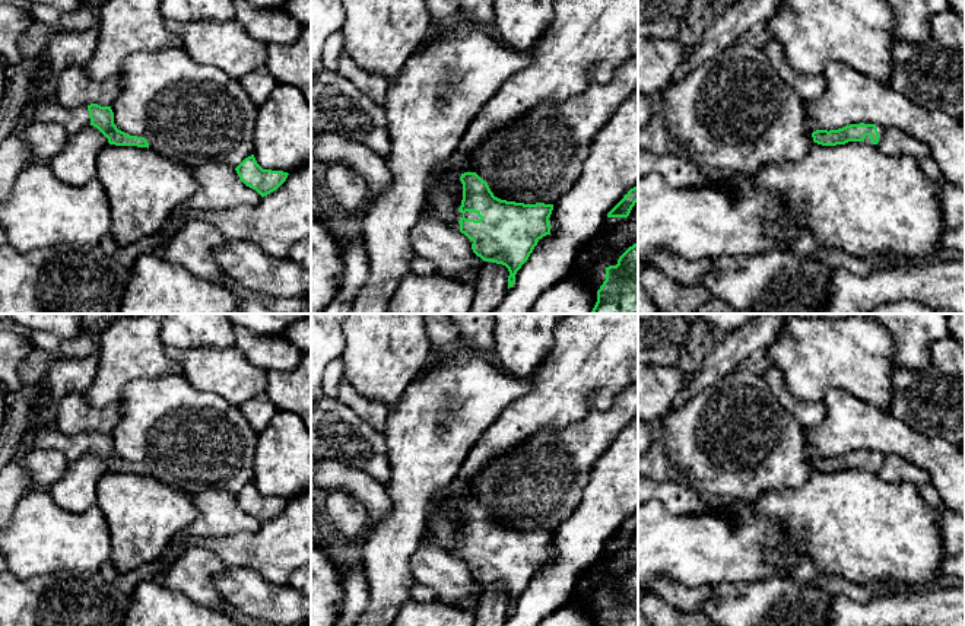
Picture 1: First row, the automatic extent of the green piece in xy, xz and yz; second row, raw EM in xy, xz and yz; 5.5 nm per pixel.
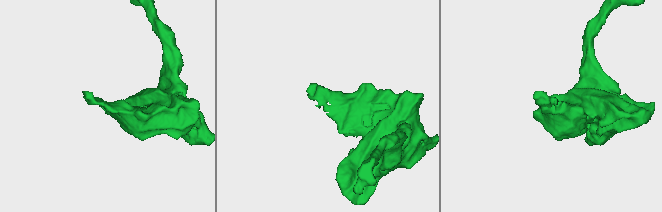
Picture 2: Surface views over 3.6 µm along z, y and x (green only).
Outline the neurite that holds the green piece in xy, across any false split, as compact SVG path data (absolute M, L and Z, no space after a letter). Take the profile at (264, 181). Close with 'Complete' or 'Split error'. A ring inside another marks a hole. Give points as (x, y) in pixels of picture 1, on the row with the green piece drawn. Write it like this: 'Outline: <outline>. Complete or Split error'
Outline: M254 155L245 158L235 168L239 179L250 188L255 190L261 197L277 190L288 178L288 172L263 169Z. Complete

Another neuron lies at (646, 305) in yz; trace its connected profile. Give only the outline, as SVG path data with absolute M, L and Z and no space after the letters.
M638 258L638 314L660 314L654 302L650 299L648 293L642 289L639 282L639 273L642 270L642 263Z

